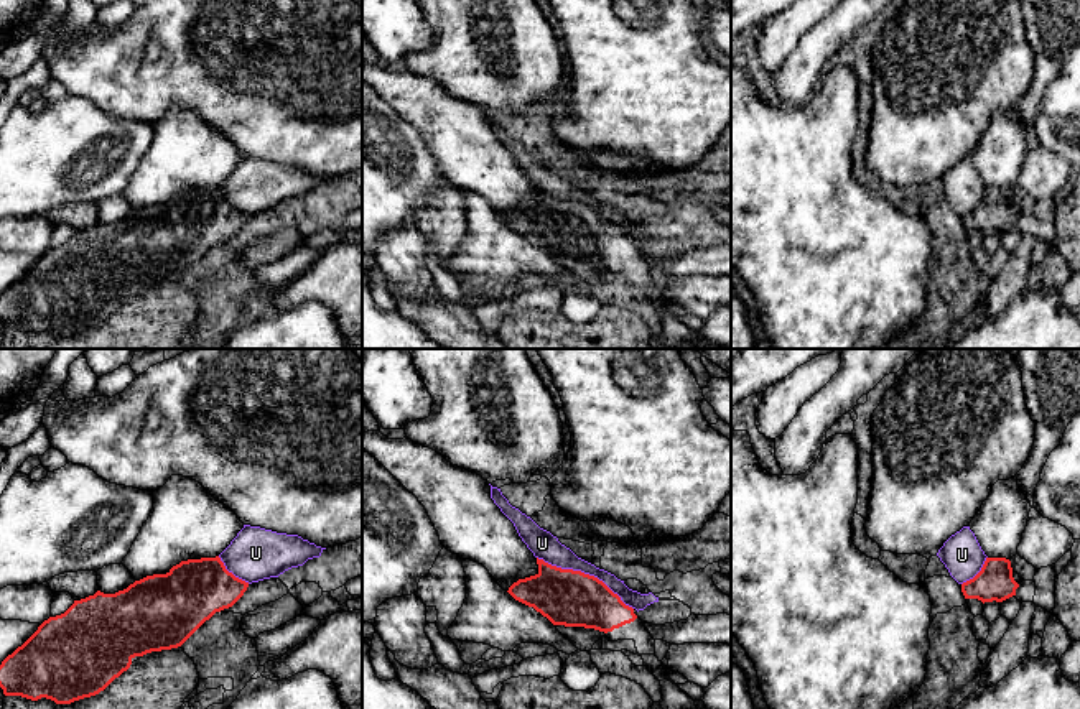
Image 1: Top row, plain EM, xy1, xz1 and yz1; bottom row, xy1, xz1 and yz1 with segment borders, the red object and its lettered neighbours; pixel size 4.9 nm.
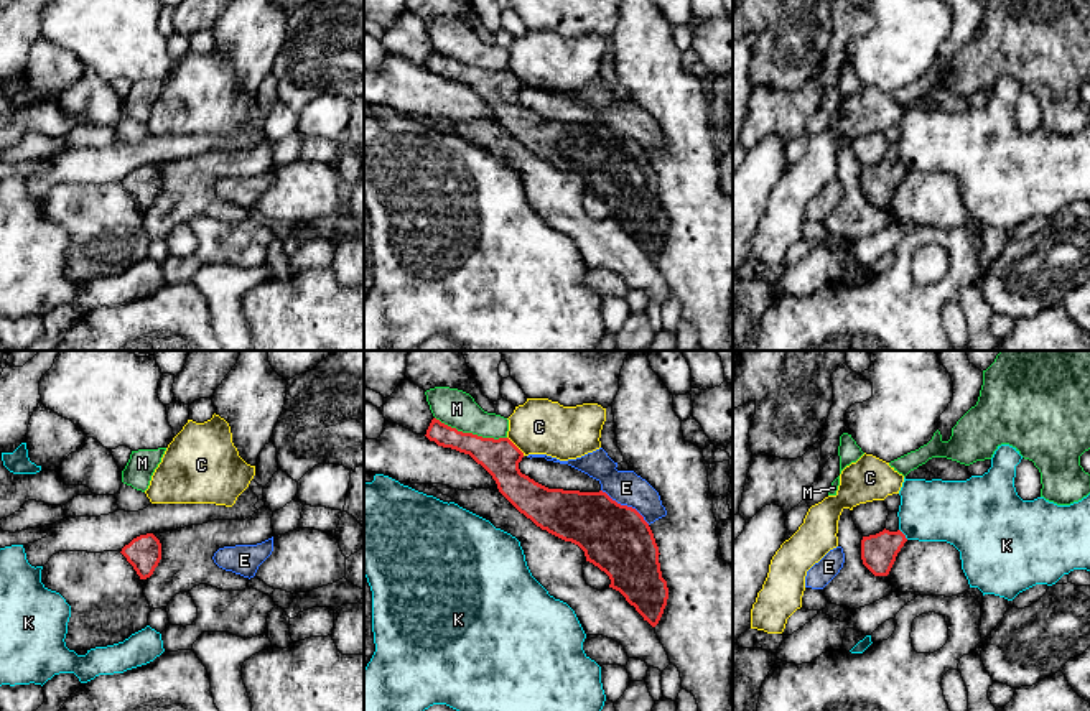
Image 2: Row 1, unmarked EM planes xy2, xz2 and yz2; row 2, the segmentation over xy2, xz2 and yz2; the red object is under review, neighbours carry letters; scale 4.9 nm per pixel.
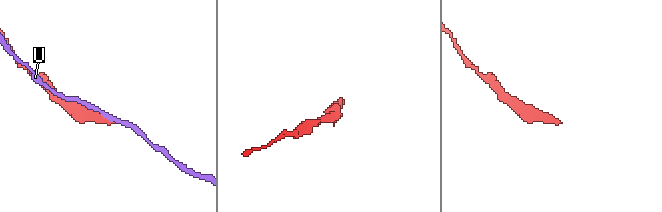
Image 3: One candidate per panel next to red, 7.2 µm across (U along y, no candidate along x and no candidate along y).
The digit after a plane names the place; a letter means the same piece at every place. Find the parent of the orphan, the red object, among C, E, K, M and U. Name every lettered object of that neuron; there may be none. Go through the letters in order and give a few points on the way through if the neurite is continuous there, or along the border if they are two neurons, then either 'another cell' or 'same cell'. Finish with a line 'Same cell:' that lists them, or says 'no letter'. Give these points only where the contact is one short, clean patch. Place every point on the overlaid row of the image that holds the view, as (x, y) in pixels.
C: border along xz2 (507, 436), (524, 455); another cell
E: another cell
K: border along yz2 (899, 529), (908, 539); another cell
M: another cell
U: another cell
Same cell: no letter

